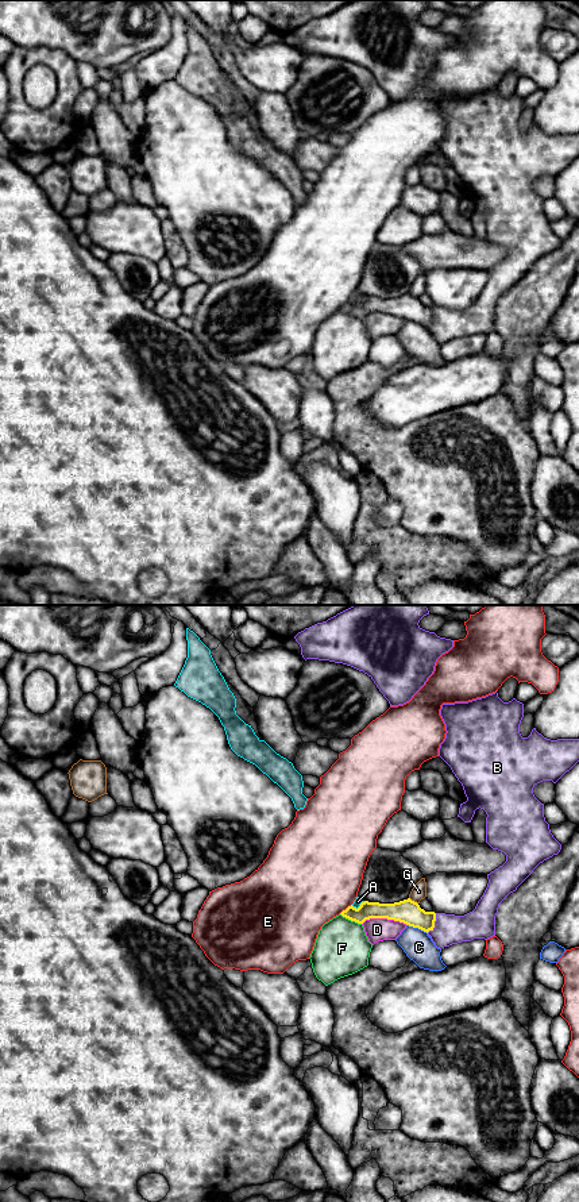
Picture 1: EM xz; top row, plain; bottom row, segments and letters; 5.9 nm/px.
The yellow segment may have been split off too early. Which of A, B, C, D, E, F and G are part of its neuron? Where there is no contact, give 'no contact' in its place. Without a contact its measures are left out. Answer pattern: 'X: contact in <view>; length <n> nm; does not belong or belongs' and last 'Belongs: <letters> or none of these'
A: contact in xz; length 90 nm; does not belong
B: contact in xz; length 130 nm; does not belong
C: contact in xz; length 140 nm; does not belong
D: contact in xz; length 280 nm; does not belong
E: contact in xz; length 100 nm; does not belong
F: contact in xz; length 140 nm; does not belong
G: contact in xz; length 70 nm; does not belong
Belongs: none of these

